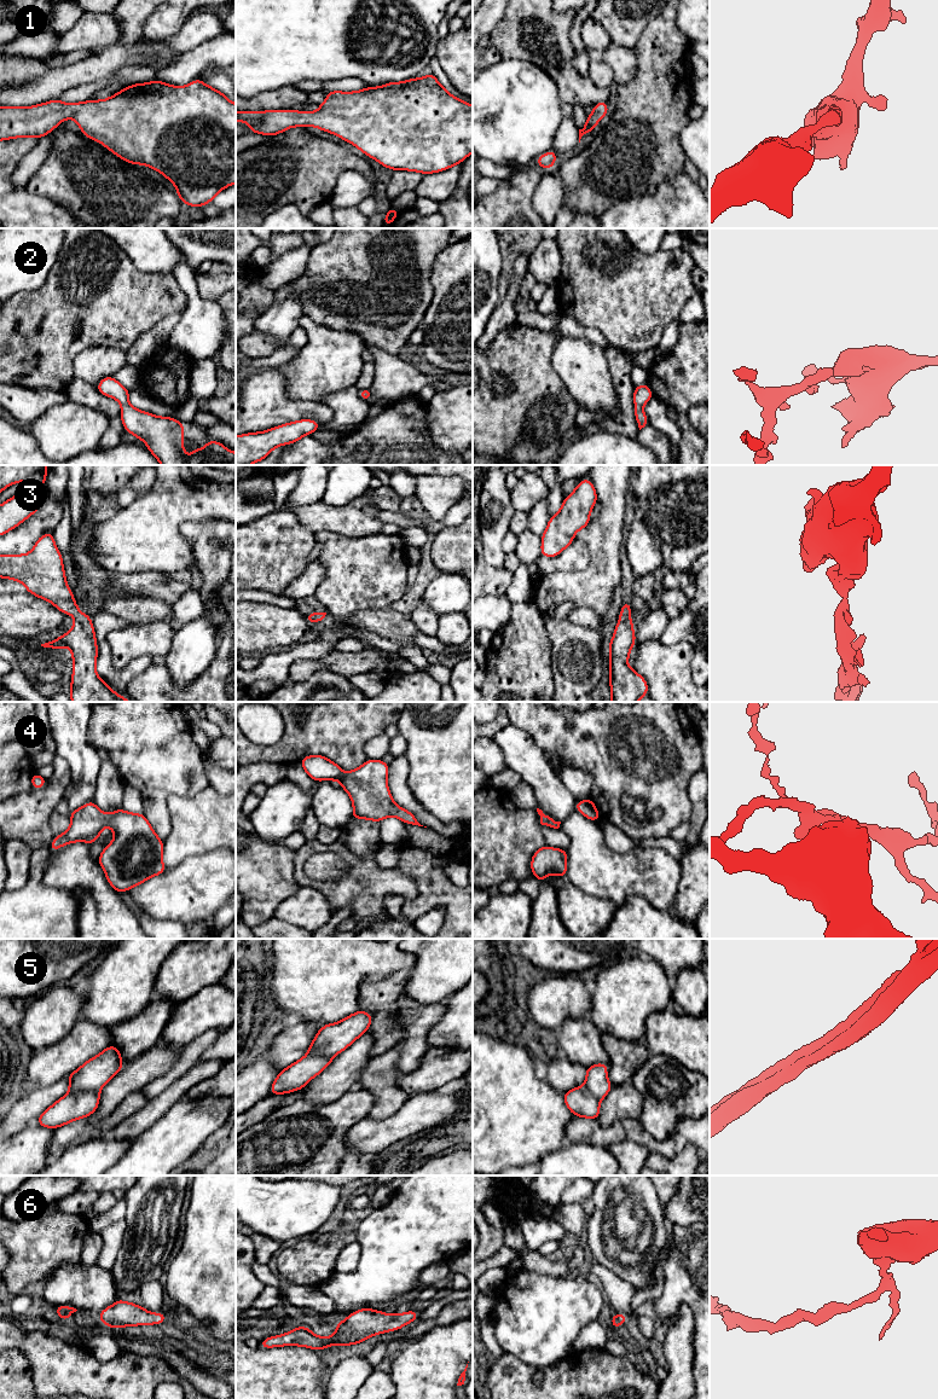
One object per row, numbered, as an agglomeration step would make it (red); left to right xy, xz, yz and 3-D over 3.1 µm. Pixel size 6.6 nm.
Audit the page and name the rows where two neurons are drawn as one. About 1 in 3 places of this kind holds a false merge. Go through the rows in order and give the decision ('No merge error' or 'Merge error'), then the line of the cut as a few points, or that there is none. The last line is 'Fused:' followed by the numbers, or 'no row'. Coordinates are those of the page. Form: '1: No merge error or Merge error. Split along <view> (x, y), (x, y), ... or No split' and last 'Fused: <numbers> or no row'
1: No merge error. No split
2: No merge error. No split
3: No merge error. No split
4: No merge error. No split
5: Merge error. Split along xy (98, 1090), (82, 1090), (69, 1093)
6: No merge error. No split
Fused: 5

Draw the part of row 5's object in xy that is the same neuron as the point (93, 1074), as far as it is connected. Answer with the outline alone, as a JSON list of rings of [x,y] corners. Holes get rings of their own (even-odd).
[[[114,1045],[108,1046],[68,1075],[69,1093],[100,1091],[123,1066],[118,1049]]]

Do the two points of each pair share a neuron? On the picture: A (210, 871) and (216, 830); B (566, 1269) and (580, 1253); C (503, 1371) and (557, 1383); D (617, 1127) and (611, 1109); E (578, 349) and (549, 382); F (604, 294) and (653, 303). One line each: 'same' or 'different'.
A: different
B: same
C: same
D: different
E: different
F: same

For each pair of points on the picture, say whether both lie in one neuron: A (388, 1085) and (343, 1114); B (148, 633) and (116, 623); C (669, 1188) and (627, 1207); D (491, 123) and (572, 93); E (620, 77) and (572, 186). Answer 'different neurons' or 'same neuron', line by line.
A: different neurons
B: different neurons
C: different neurons
D: different neurons
E: different neurons

